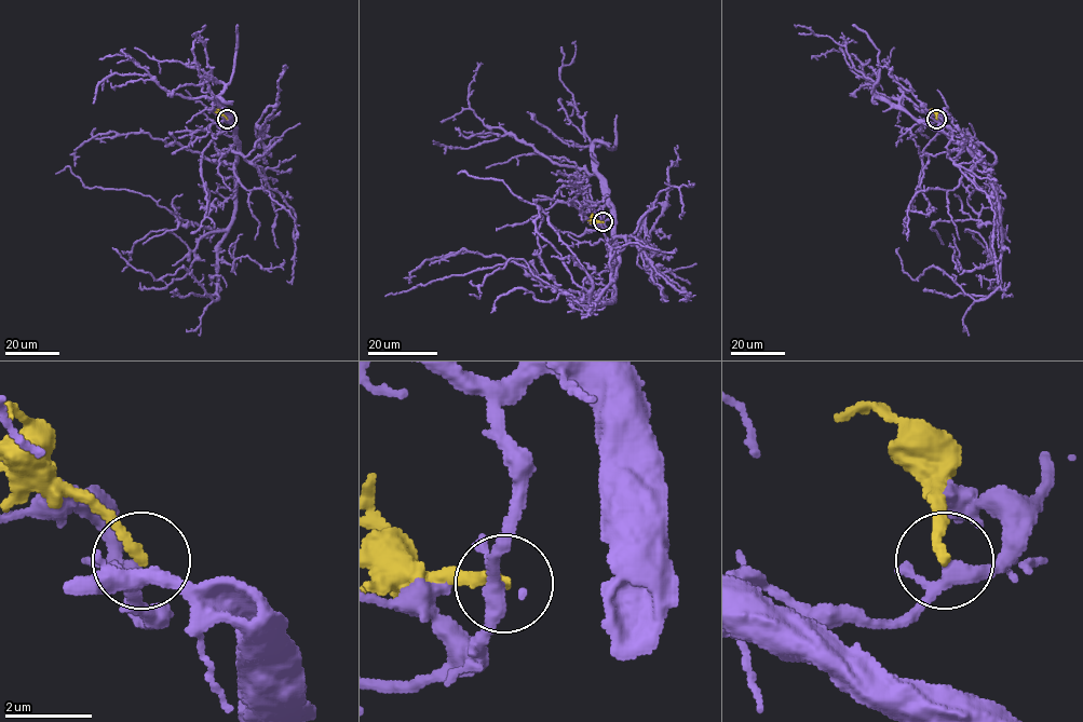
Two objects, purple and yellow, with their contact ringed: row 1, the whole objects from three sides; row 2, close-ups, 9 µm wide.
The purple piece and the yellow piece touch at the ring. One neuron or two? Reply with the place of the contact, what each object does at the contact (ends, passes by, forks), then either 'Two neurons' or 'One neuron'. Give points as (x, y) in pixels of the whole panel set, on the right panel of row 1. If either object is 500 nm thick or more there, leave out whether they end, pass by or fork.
Place: (936, 119). At the ring purple forks. At the ring yellow ends. Two neurons

